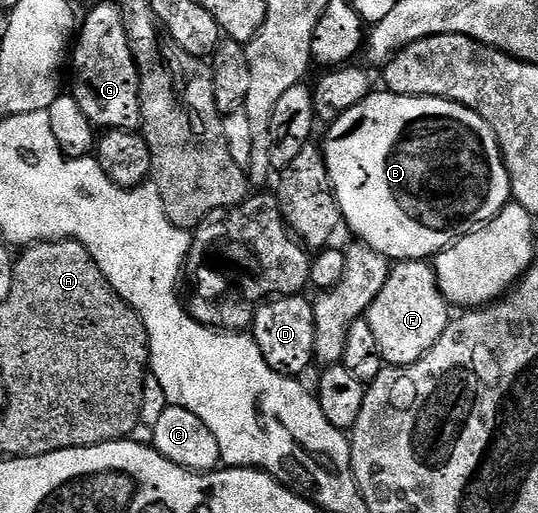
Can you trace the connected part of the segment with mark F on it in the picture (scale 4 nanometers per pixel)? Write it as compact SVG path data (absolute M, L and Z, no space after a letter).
M429 260L397 262L390 270L388 283L372 299L372 307L366 309L364 320L372 327L387 366L411 365L426 357L452 320L451 306L438 290L433 264Z

